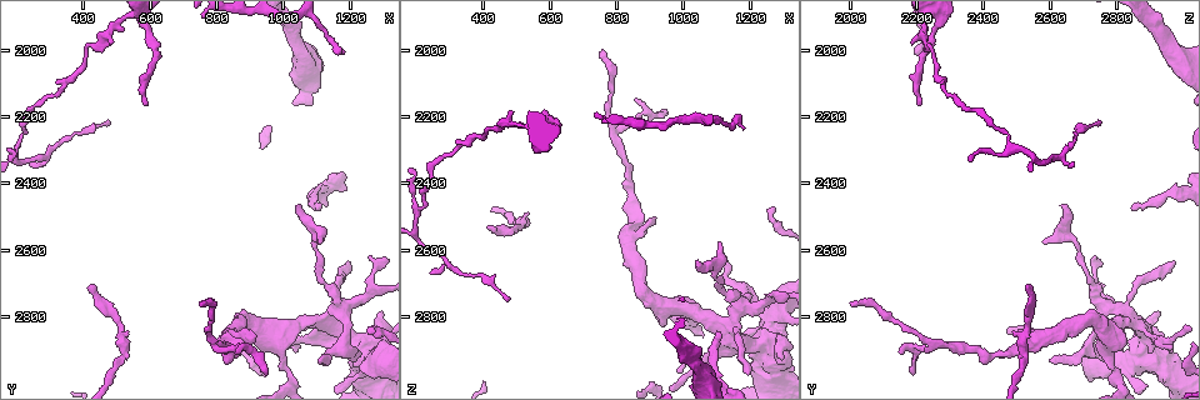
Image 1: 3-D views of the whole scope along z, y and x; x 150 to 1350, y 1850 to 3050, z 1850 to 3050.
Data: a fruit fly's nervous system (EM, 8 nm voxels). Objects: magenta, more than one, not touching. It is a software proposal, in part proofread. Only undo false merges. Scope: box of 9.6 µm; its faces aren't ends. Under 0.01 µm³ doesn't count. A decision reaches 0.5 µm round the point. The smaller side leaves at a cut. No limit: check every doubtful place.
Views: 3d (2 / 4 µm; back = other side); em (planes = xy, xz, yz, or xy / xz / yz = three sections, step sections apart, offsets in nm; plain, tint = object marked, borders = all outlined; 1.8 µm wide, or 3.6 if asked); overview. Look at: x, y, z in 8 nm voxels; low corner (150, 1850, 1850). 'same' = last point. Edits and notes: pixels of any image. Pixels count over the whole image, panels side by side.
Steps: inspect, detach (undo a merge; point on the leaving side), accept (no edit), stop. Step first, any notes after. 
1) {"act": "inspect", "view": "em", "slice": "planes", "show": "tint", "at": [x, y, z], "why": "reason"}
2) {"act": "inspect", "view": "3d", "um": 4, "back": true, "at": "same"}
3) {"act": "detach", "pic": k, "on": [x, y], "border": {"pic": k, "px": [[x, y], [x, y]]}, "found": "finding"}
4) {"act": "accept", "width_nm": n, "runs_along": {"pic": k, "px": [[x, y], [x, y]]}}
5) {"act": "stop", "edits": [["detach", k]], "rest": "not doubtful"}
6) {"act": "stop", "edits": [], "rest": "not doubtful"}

{"act": "inspect", "view": "3d", "um": 4, "back": true, "at": [1160, 2760, 2780], "why": "touches itself"}

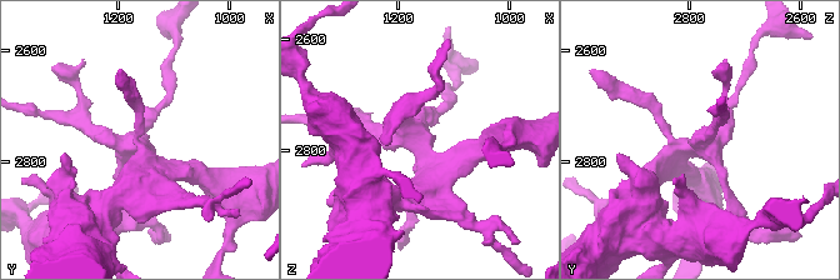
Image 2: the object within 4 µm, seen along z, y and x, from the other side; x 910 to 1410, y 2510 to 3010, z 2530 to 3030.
{"act": "inspect", "view": "em", "slice": "planes", "show": "tint", "at": [1155, 2770, 2780]}

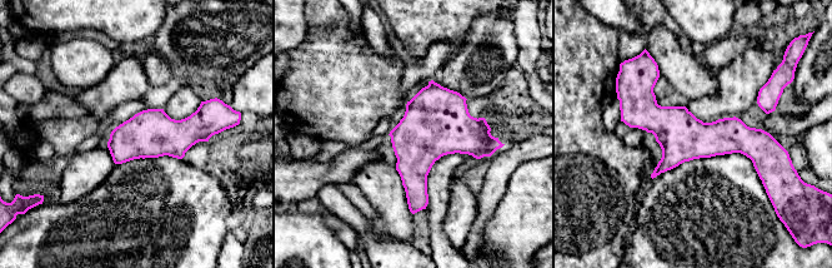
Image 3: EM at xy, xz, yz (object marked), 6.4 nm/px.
{"act": "accept", "runs_along": {"pic": 3, "px": [[624, 109], [683, 138], [768, 142]]}, "found": "all the same cell"}

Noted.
{"act": "inspect", "view": "3d", "um": 4, "at": [1140, 2830, 2870], "why": "thick turns thin"}

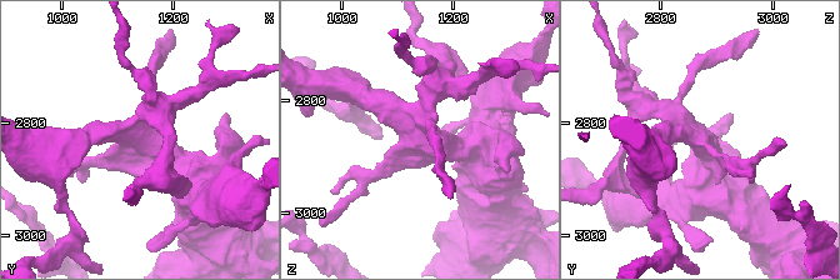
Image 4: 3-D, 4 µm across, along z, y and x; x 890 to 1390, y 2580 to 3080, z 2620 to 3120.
{"act": "inspect", "view": "em", "slice": "xz", "step": 8, "show": "tint", "at": [1140, 2825, 2855]}

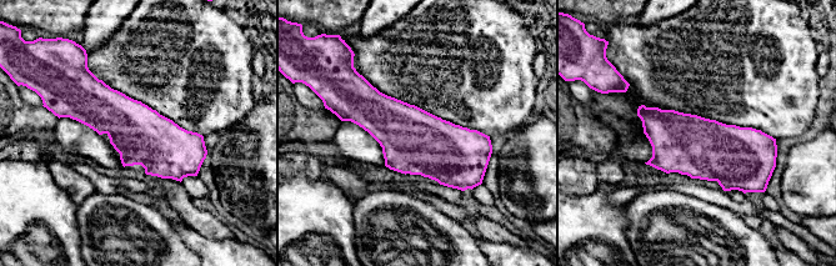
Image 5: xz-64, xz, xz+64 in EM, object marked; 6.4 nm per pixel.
{"act": "inspect", "view": "em", "slice": "planes", "show": "tint", "at": "same"}

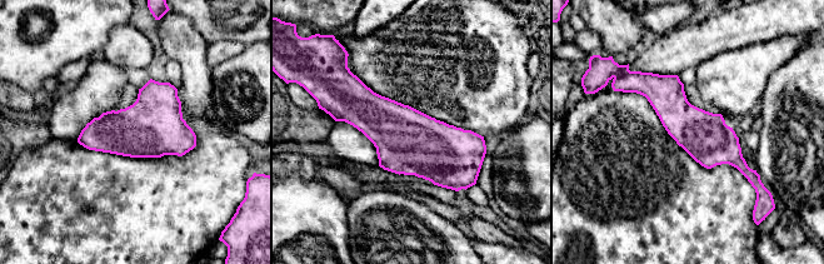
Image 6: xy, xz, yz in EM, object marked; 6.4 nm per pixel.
{"act": "accept", "width_nm": 320, "runs_along": {"pic": 6, "px": [[634, 84], [650, 85], [753, 174]]}, "found": "all the same cell"}

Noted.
{"act": "inspect", "view": "3d", "um": 4, "at": [1290, 2870, 2890], "why": "four arms meet"}

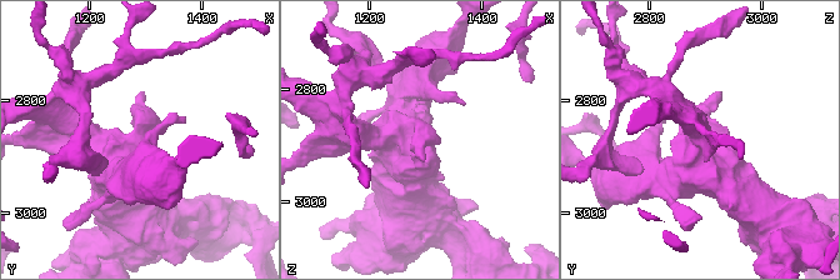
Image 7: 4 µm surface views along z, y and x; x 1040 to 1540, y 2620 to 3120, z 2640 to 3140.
{"act": "inspect", "view": "em", "um": 3.6, "slice": "planes", "show": "plain", "at": [1290, 2870, 2890], "why": "shape alone is not enough"}

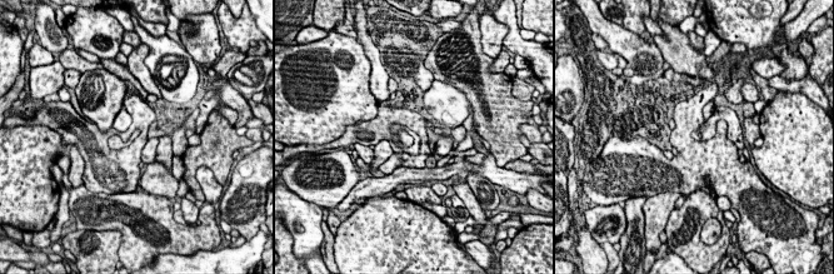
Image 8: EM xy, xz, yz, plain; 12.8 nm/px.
{"act": "inspect", "view": "em", "um": 3.6, "slice": "planes", "show": "tint", "at": "same"}

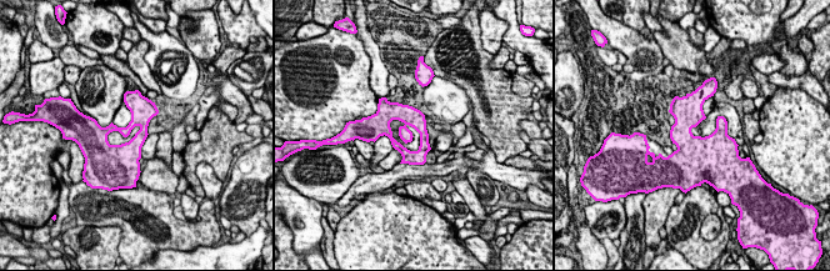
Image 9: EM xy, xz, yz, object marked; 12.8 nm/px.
{"act": "accept", "found": "all the same cell"}

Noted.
{"act": "inspect", "view": "3d", "um": 4, "at": [1250, 2940, 2790], "why": "four arms meet"}

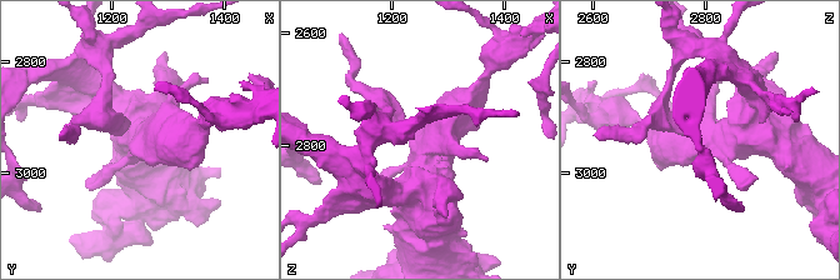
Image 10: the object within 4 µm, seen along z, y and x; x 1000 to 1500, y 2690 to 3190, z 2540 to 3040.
{"act": "inspect", "view": "em", "um": 3.6, "slice": "xz", "step": 8, "show": "tint", "at": [1250, 2935, 2795], "arms": 4, "why": "need the tissue"}

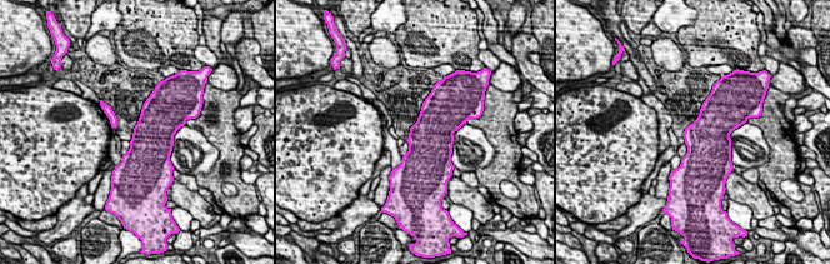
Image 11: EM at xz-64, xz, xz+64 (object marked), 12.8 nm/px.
{"act": "accept", "found": "continuous, no second cell"}

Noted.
{"act": "stop", "edits": [], "rest": "not doubtful"}

